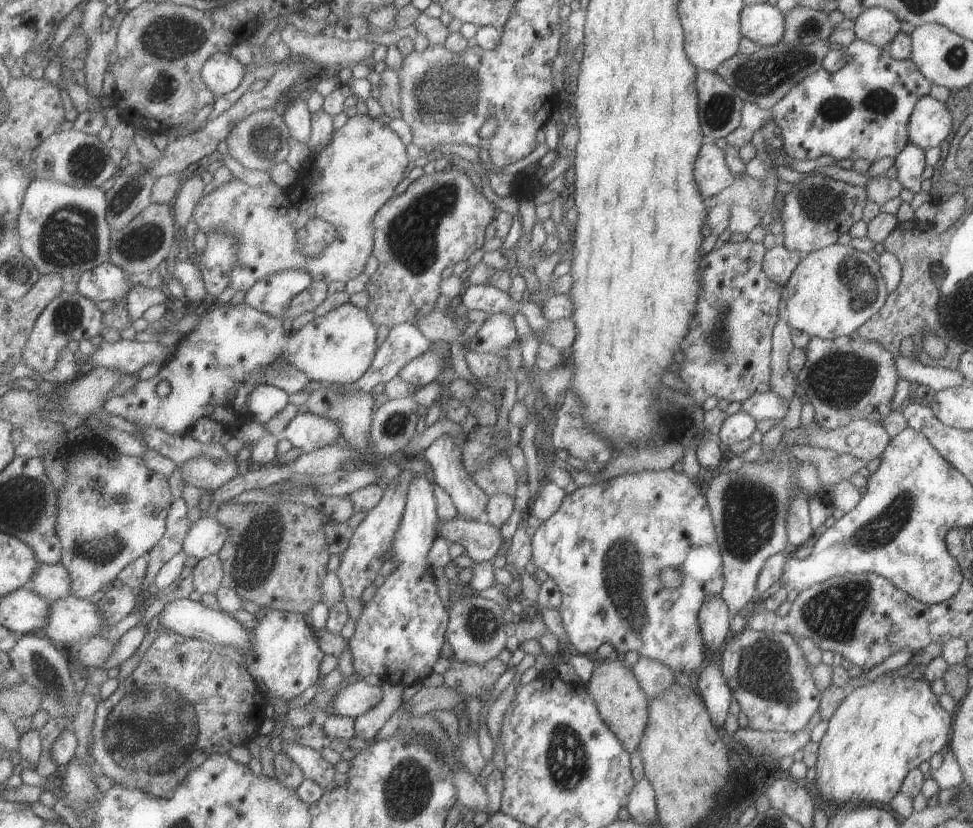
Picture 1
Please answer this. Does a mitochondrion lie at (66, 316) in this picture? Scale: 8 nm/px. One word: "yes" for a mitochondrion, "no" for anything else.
yes

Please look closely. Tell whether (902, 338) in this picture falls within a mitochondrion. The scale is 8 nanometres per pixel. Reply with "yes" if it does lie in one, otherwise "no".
no

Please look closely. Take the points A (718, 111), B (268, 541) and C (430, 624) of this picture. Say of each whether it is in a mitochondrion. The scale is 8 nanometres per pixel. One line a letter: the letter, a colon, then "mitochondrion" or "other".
A: mitochondrion
B: mitochondrion
C: other

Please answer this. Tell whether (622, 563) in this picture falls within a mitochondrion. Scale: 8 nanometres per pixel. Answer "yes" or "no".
yes

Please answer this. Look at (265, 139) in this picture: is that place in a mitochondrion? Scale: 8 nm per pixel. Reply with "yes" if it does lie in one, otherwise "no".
yes

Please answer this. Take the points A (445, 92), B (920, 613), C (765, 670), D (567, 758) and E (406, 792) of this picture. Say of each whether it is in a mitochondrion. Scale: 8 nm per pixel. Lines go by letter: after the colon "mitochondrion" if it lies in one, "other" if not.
A: mitochondrion
B: other
C: mitochondrion
D: mitochondrion
E: mitochondrion

